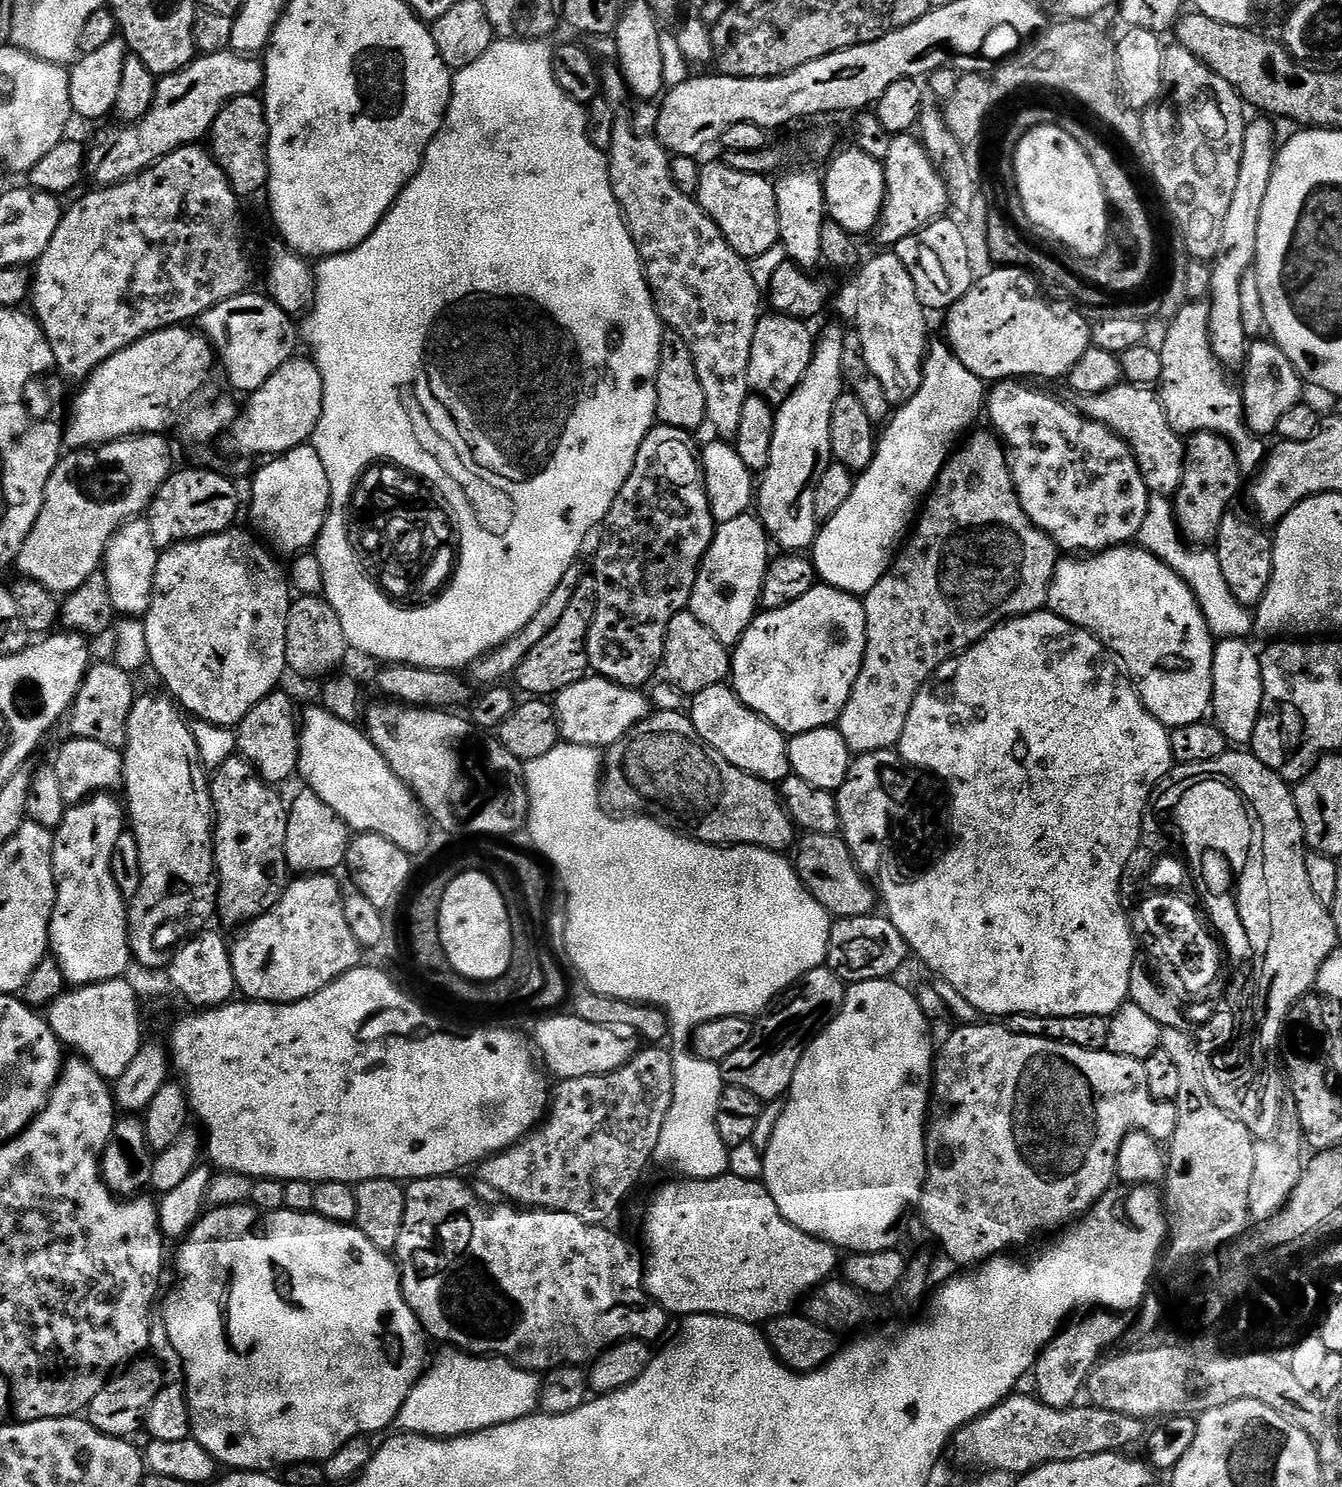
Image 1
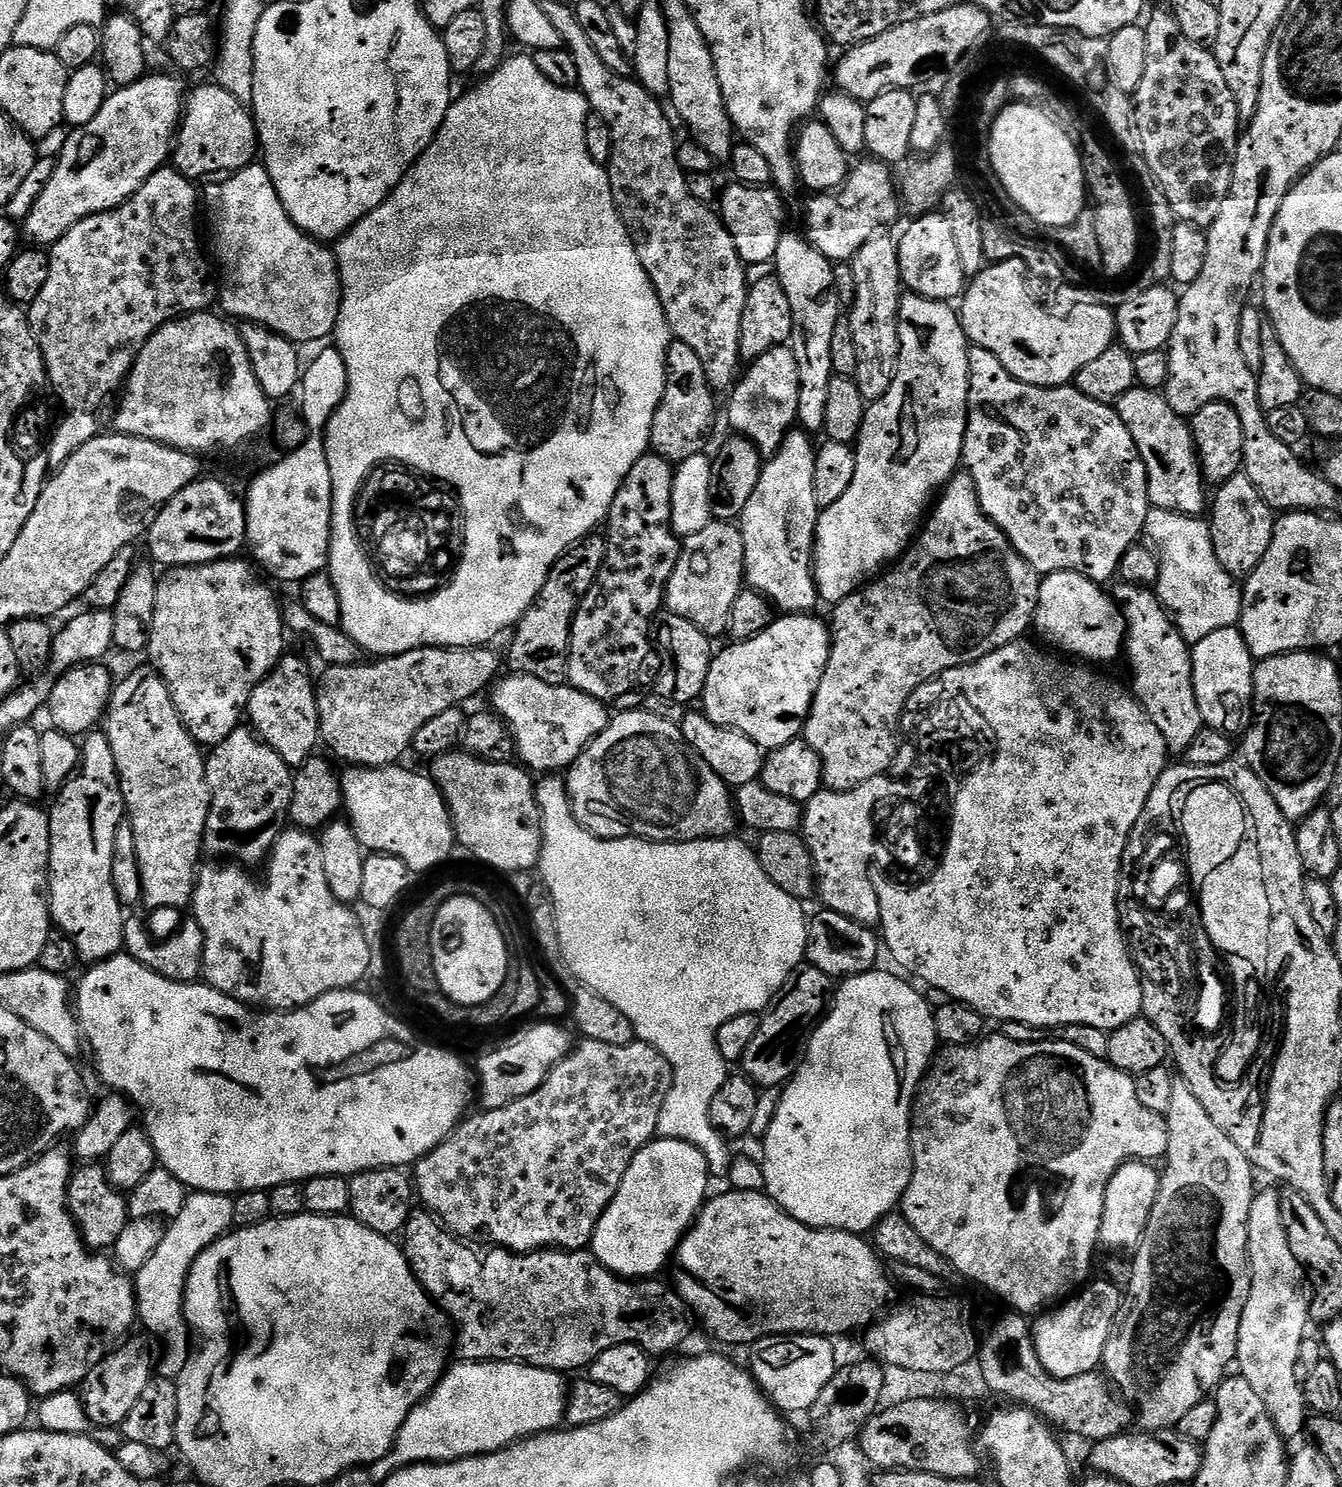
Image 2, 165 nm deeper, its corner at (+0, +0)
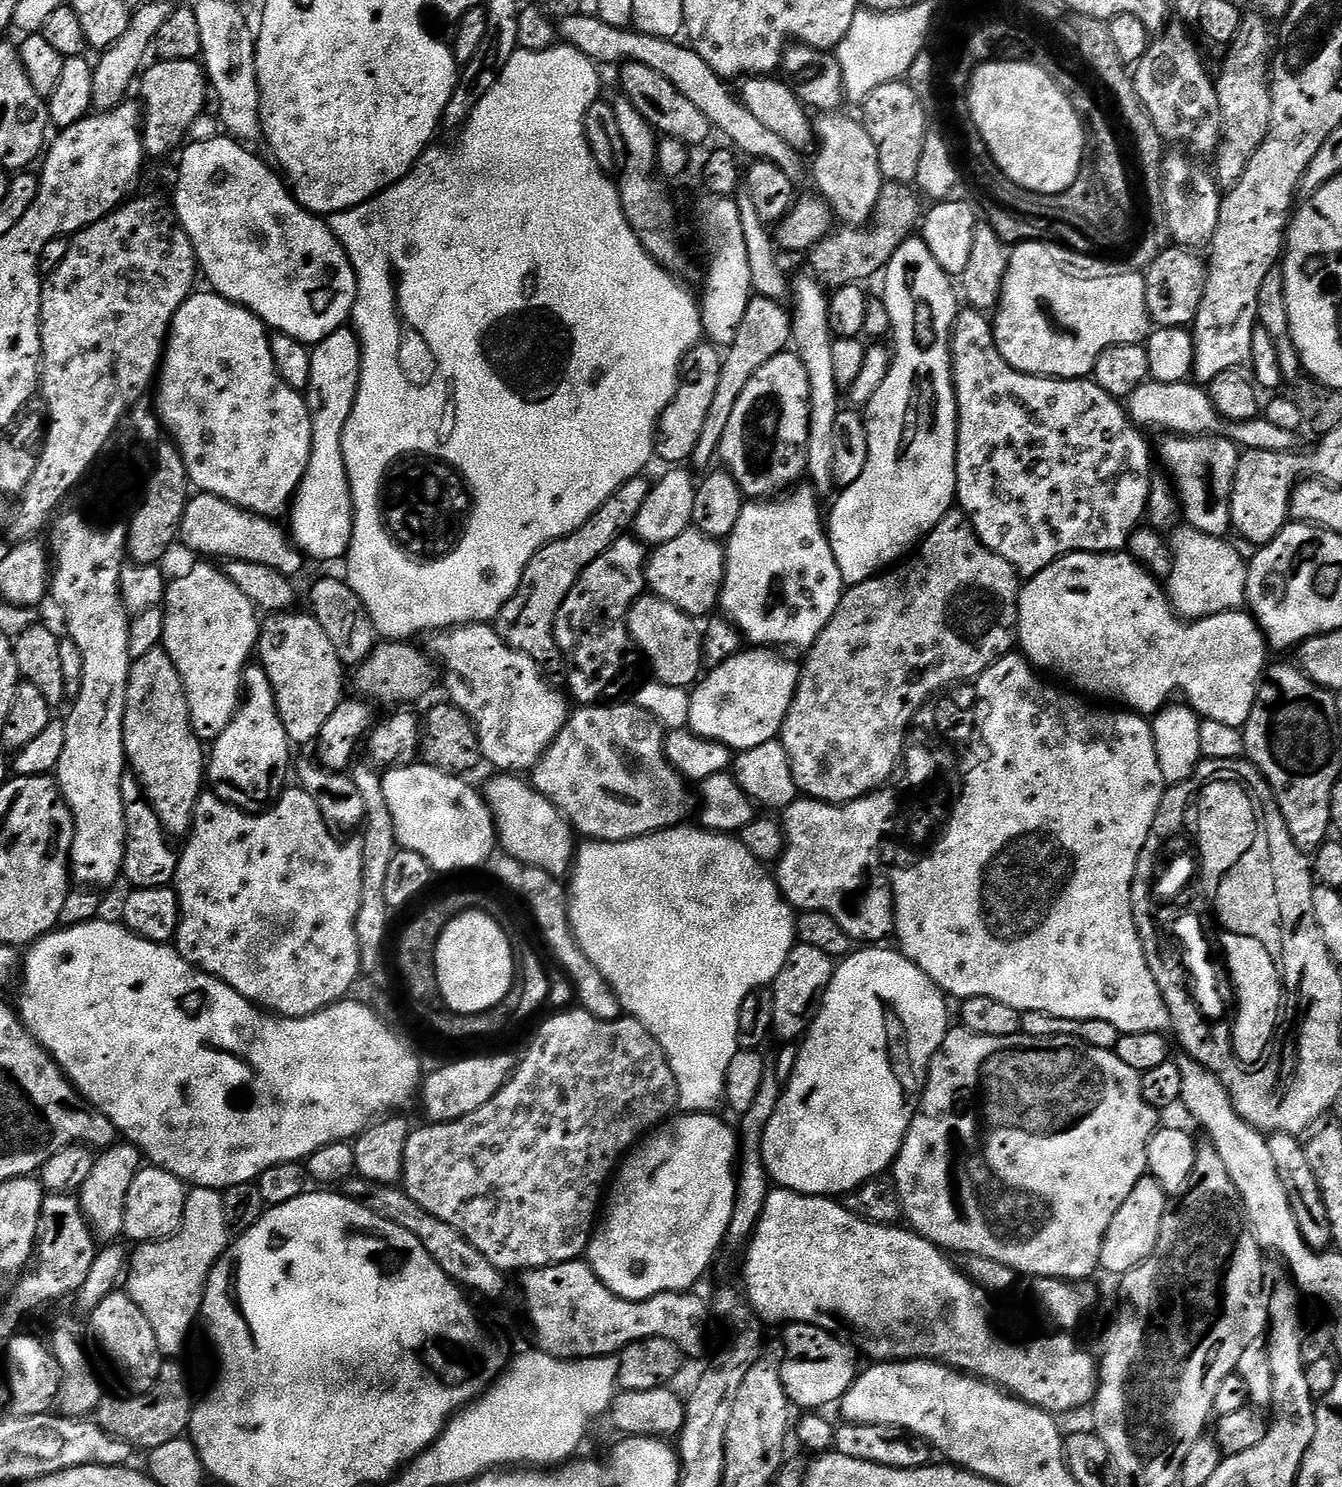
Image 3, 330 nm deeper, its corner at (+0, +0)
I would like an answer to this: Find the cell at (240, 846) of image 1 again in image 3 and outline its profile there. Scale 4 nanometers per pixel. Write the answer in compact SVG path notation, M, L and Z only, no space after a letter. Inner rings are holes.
M249 666L244 669L240 703L236 705L236 712L226 730L222 730L211 748L212 756L210 752L206 760L206 780L211 795L217 796L223 804L238 808L245 814L263 814L280 799L289 783L290 741L276 717L272 687L263 668Z

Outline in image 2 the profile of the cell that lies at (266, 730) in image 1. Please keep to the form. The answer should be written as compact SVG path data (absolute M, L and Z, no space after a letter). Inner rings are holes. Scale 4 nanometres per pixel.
M285 654L262 683L256 685L246 709L247 719L257 736L269 744L288 767L295 770L310 759L321 743L316 684L308 677L308 664L300 656Z

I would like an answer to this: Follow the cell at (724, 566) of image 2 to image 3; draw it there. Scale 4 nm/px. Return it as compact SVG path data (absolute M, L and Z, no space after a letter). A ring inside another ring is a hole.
M689 530L678 534L678 538L659 545L653 552L656 553L653 556L651 553L646 560L646 588L649 593L653 592L653 597L661 596L670 607L676 608L672 610L689 618L704 616L711 608L717 607L720 587L724 584L724 548L717 541Z

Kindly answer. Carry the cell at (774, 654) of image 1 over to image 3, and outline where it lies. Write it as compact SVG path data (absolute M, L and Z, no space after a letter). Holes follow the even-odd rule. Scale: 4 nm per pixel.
M741 650L722 666L711 669L691 689L688 701L686 724L692 735L723 745L736 754L773 743L779 737L800 680L797 665L771 656L768 650L748 651L752 652Z

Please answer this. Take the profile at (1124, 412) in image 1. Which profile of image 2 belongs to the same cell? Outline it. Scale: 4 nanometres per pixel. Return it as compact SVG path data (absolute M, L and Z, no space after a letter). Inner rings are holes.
M1137 386L1126 390L1126 394L1122 394L1122 398L1116 400L1114 407L1120 413L1122 422L1126 422L1126 430L1130 430L1140 451L1142 462L1148 467L1149 505L1153 508L1165 508L1171 512L1180 512L1183 516L1200 516L1203 513L1203 508L1204 511L1206 508L1206 496L1204 500L1206 481L1204 473L1200 471L1200 458L1189 421L1173 410L1170 402L1164 397L1163 391L1155 388Z

